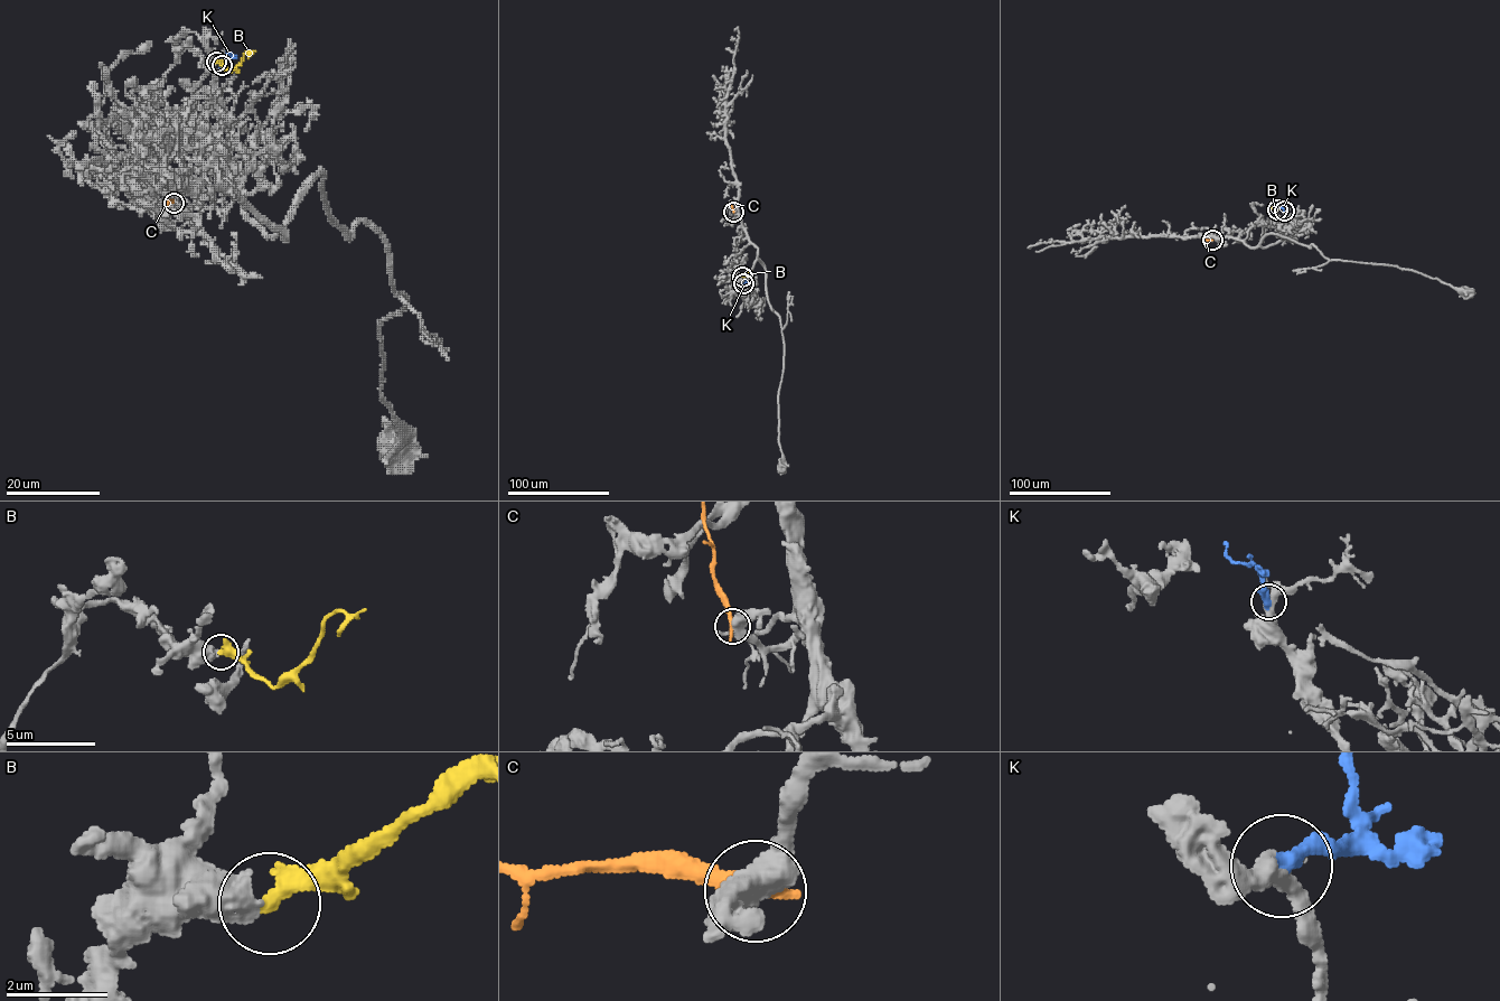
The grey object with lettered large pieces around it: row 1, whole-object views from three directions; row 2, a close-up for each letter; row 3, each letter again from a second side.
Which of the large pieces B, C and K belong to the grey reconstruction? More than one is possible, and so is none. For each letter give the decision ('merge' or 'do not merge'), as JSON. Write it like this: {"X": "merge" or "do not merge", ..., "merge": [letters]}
{"B": "merge", "C": "do not merge", "K": "merge", "merge": ["B", "K"]}

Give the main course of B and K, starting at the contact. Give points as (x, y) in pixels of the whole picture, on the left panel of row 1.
B: (217, 62), (232, 71), (246, 52), (254, 50)
K: (222, 66), (228, 57), (227, 49)

